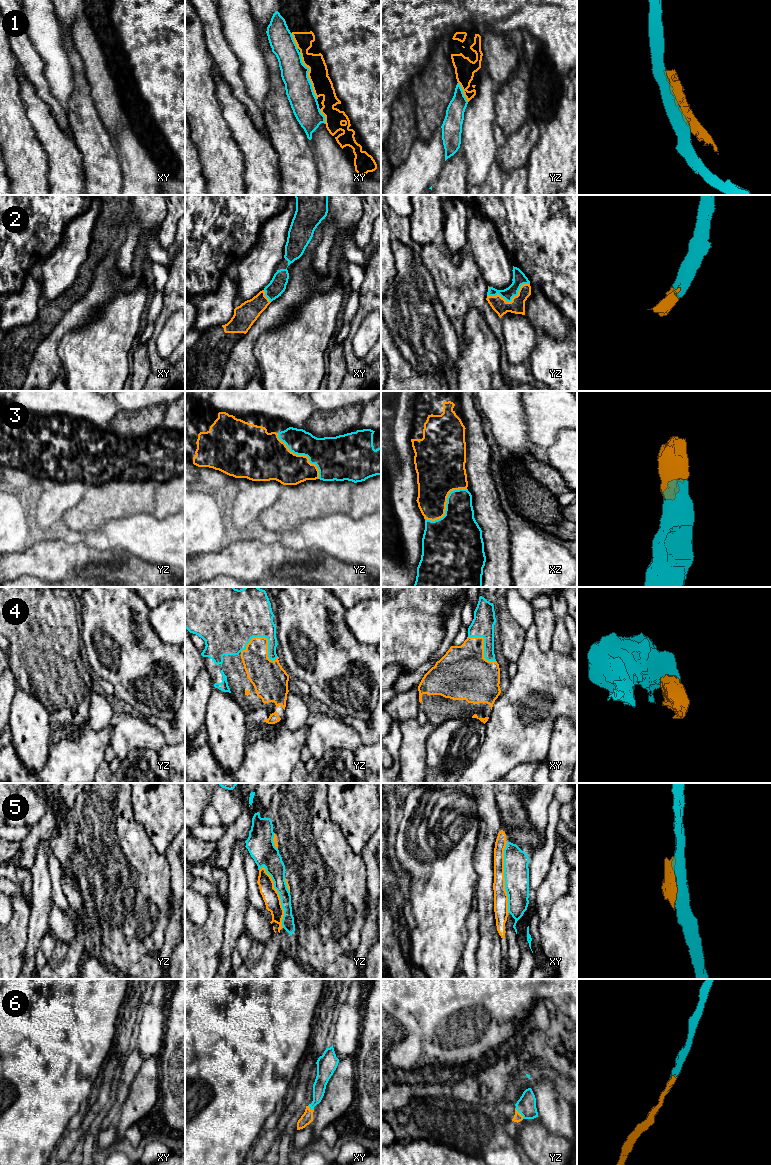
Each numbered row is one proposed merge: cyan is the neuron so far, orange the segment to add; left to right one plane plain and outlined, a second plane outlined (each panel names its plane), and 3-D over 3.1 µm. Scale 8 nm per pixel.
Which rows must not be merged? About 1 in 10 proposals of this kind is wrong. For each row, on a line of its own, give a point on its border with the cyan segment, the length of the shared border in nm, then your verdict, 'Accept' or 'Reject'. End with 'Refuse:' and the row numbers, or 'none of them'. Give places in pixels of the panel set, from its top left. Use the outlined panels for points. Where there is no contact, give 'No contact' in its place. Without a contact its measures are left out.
1: Touches cyan at xy (307, 75). Shared border 400 nm. Reject
2: Touches cyan at yz (510, 301). Shared border 360 nm. Accept
3: Touches cyan at yz (302, 454). Shared border 500 nm. Accept
4: Touches cyan at yz (266, 637). Shared border 300 nm. Accept
5: Touches cyan at xy (504, 877). Shared border 550 nm. Reject
6: Touches cyan at yz (519, 1112). Shared border 110 nm. Accept
Refuse: 1, 5

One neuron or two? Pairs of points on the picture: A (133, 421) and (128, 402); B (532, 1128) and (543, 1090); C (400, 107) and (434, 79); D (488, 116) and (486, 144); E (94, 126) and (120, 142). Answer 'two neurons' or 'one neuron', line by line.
A: two neurons
B: two neurons
C: two neurons
D: one neuron
E: two neurons

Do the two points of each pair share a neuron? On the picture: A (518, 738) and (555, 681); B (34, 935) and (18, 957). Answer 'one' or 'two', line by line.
A: one
B: two

